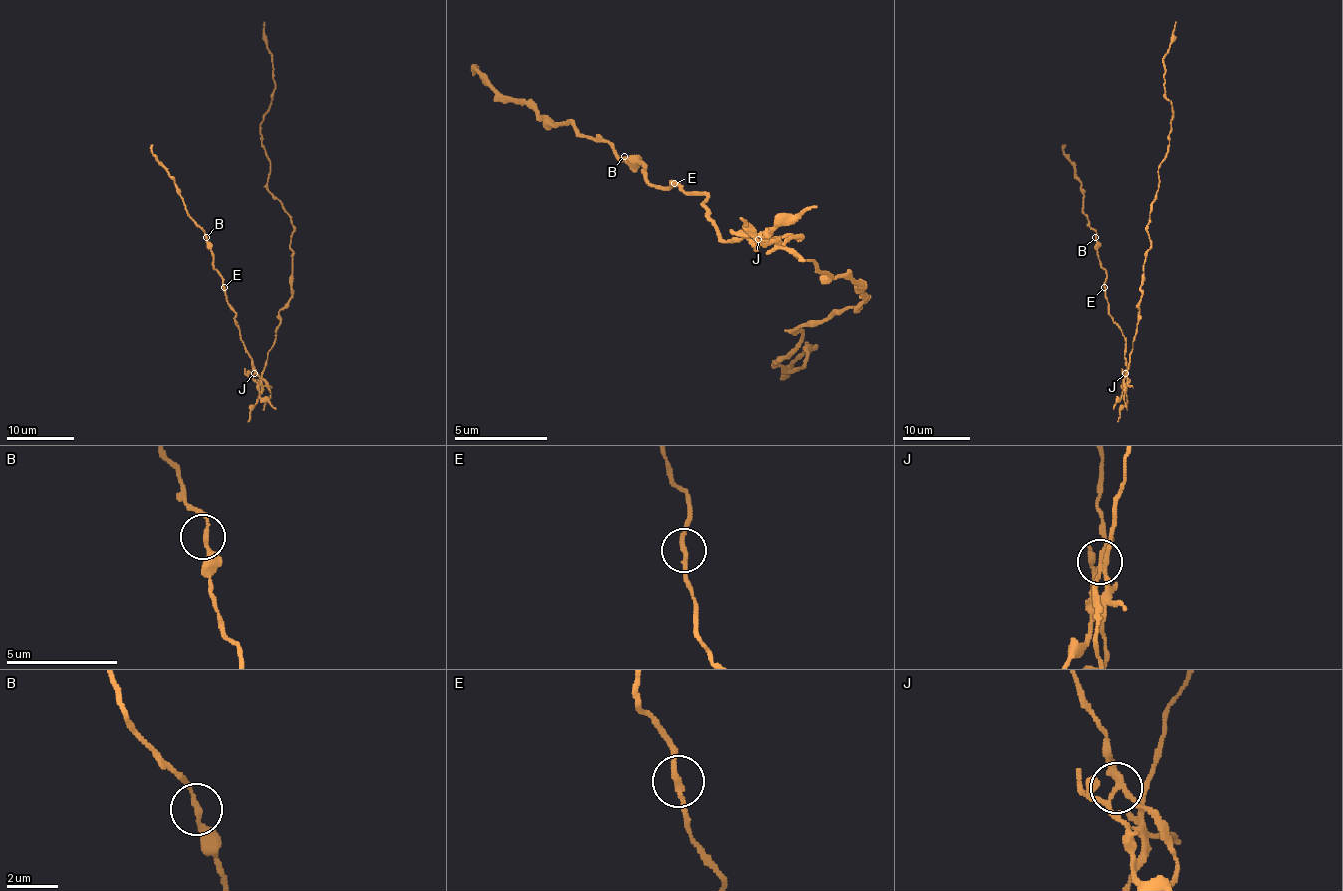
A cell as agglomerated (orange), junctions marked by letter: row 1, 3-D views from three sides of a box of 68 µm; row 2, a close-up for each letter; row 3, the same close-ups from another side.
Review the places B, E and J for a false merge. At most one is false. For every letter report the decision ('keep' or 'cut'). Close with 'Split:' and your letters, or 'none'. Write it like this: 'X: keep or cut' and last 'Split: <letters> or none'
B: keep
E: keep
J: cut
Split: J

